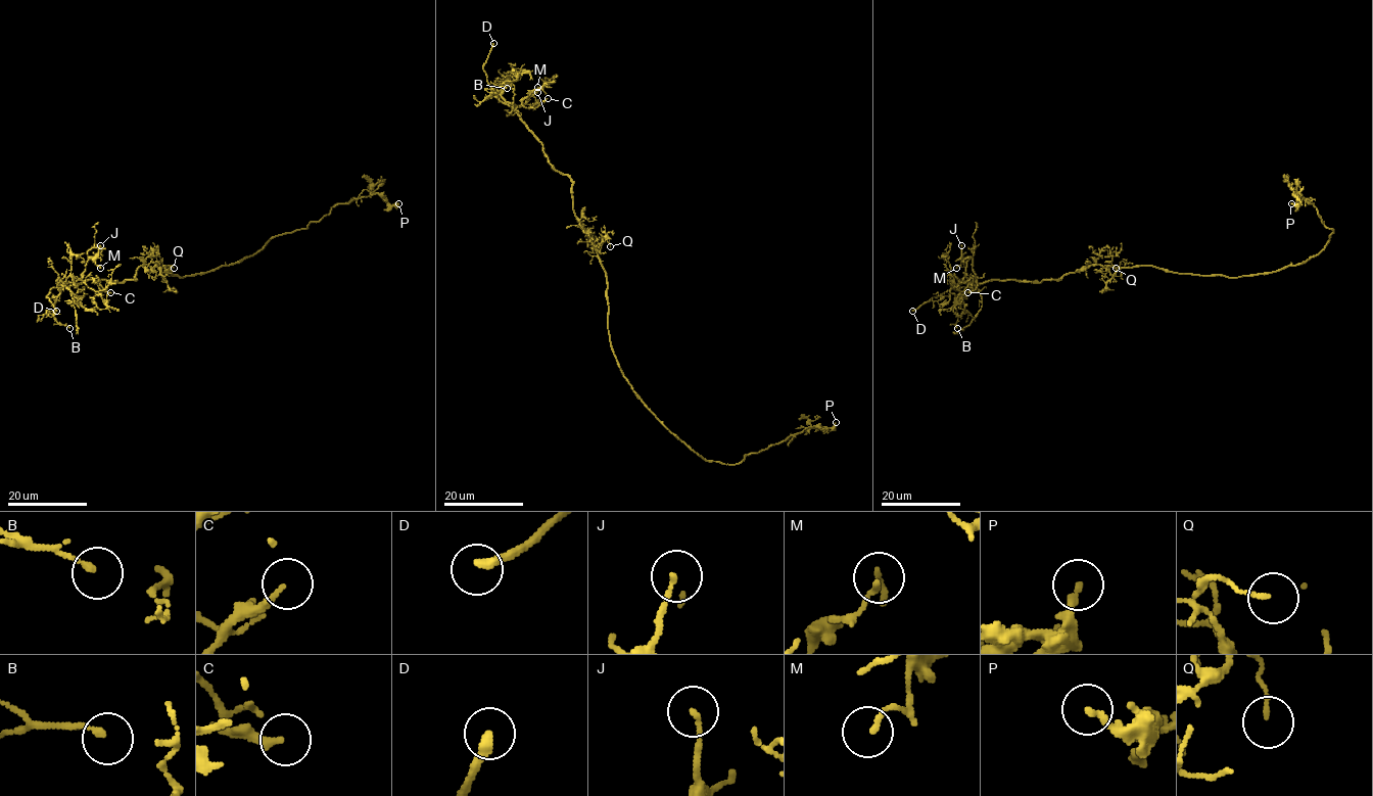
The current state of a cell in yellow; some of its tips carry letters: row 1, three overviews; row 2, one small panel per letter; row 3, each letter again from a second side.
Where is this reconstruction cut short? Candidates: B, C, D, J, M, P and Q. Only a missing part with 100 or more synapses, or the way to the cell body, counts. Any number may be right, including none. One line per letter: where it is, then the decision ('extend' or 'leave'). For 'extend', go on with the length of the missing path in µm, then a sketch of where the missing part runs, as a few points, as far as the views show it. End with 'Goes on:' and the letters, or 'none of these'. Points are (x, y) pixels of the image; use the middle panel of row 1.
B: (507, 88) | leave
C: (548, 98) | leave
D: (493, 43) | extend | 50 µm
J: (537, 92) | leave
M: (537, 87) | leave
P: (836, 422) | leave
Q: (610, 246) | leave
Goes on: D

